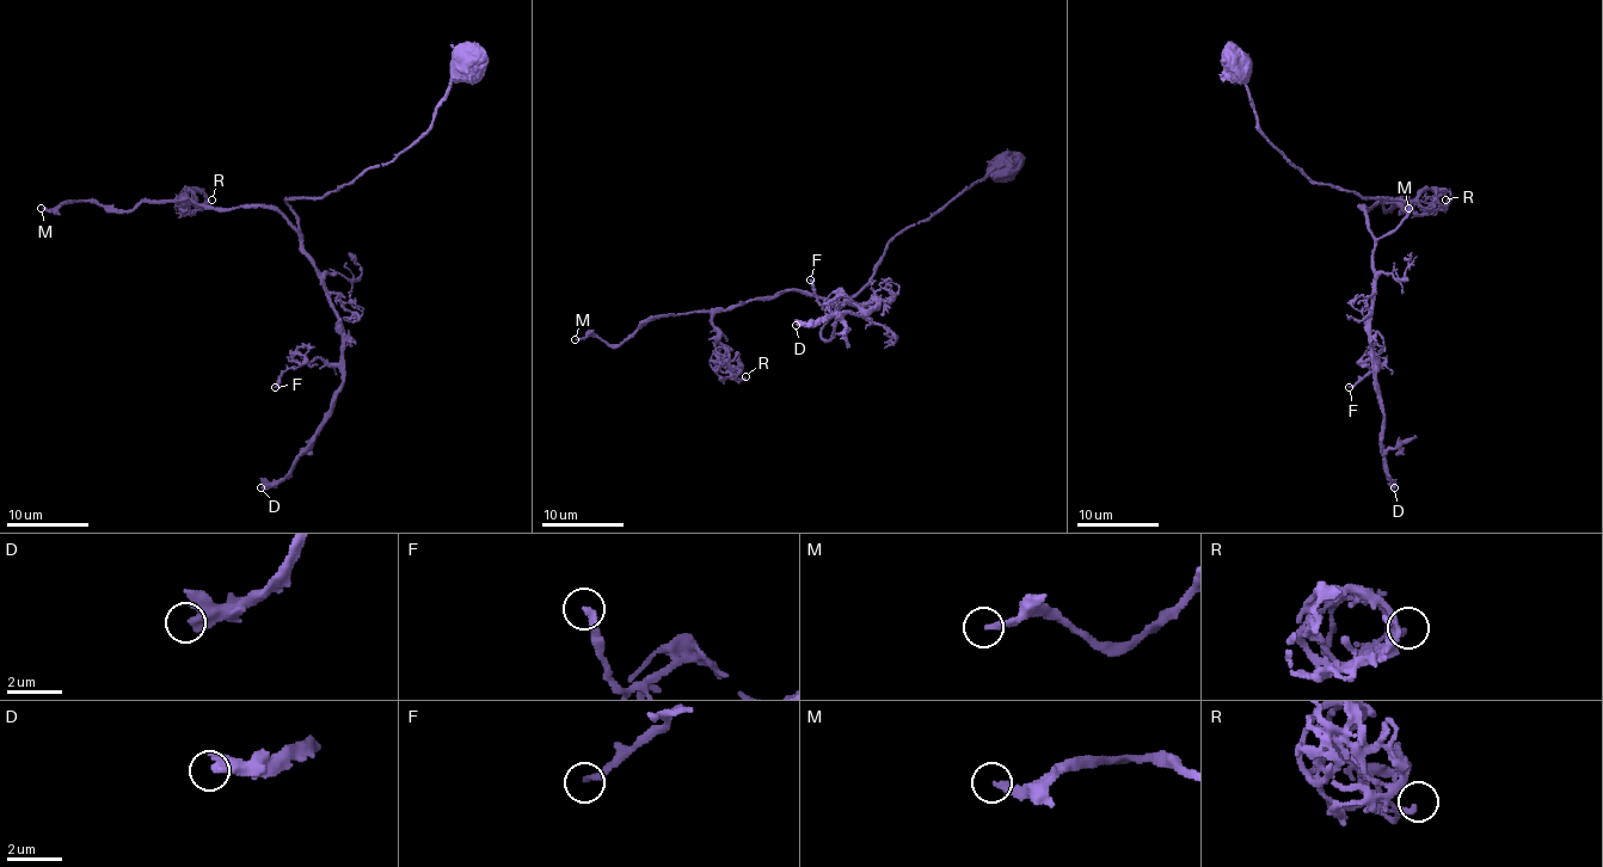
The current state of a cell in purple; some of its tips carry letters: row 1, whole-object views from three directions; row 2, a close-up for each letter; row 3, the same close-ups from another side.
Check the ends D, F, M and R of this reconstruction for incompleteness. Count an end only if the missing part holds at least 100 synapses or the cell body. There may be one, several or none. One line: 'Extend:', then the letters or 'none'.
Extend: D

